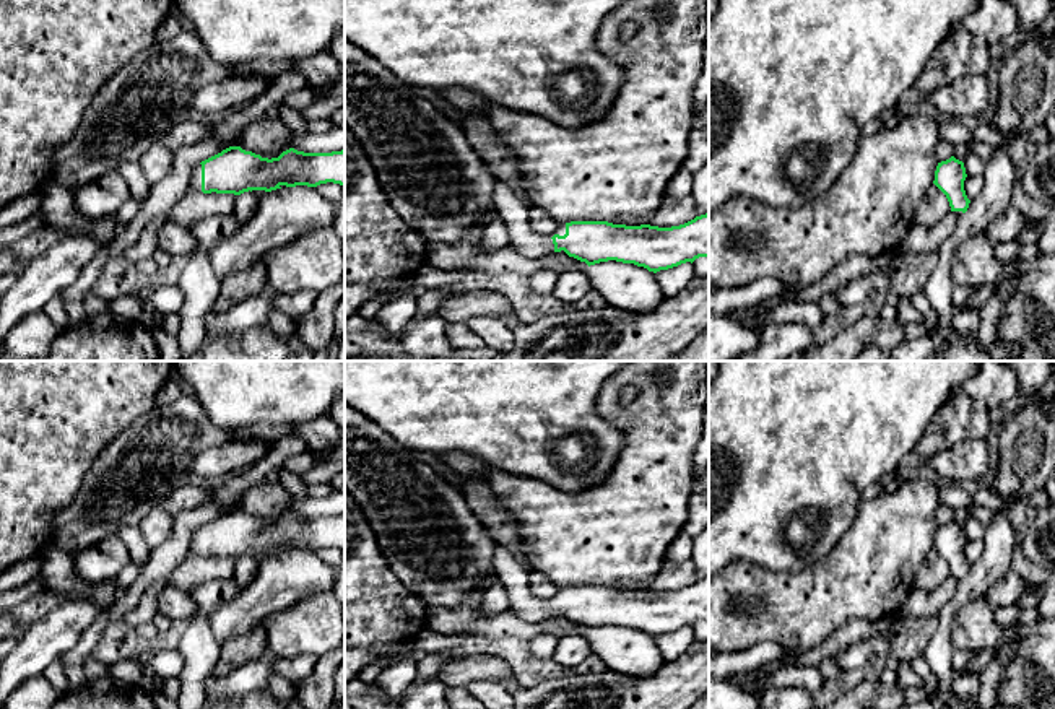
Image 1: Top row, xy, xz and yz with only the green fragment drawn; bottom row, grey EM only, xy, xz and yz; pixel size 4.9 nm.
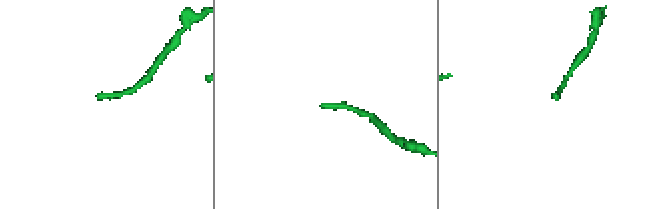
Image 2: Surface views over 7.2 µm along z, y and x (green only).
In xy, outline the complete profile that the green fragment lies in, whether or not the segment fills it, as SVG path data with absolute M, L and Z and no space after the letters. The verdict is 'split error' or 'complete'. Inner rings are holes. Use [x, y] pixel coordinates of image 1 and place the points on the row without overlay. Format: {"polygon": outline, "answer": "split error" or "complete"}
{"polygon": "M229 511L195 530L190 553L241 559L249 555L271 556L283 550L317 551L327 546L345 551L345 514L304 517L289 512L268 524L241 511Z", "answer": "split error"}

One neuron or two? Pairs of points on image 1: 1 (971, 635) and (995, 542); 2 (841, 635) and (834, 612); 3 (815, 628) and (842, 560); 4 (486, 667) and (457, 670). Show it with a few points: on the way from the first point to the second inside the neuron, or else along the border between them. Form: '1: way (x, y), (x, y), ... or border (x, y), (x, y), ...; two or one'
1: border (981, 597), (966, 602), (951, 623); two
2: border (876, 620), (849, 620), (824, 641), (808, 649); two
3: way (815, 612), (842, 581), (842, 576); one
4: way (480, 667), (464, 670); one

